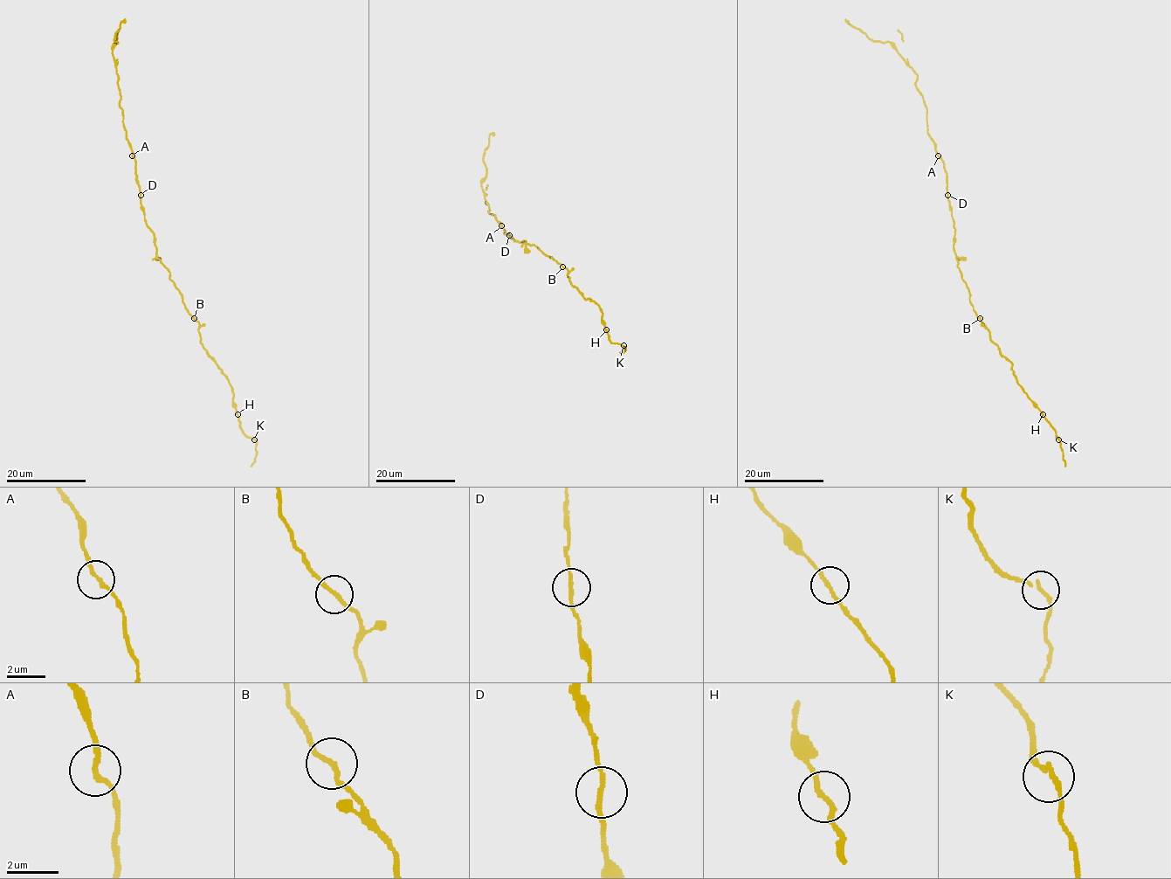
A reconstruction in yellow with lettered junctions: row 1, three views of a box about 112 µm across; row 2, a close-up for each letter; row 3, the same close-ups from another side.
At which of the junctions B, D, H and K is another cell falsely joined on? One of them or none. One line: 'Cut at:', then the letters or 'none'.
Cut at: none

